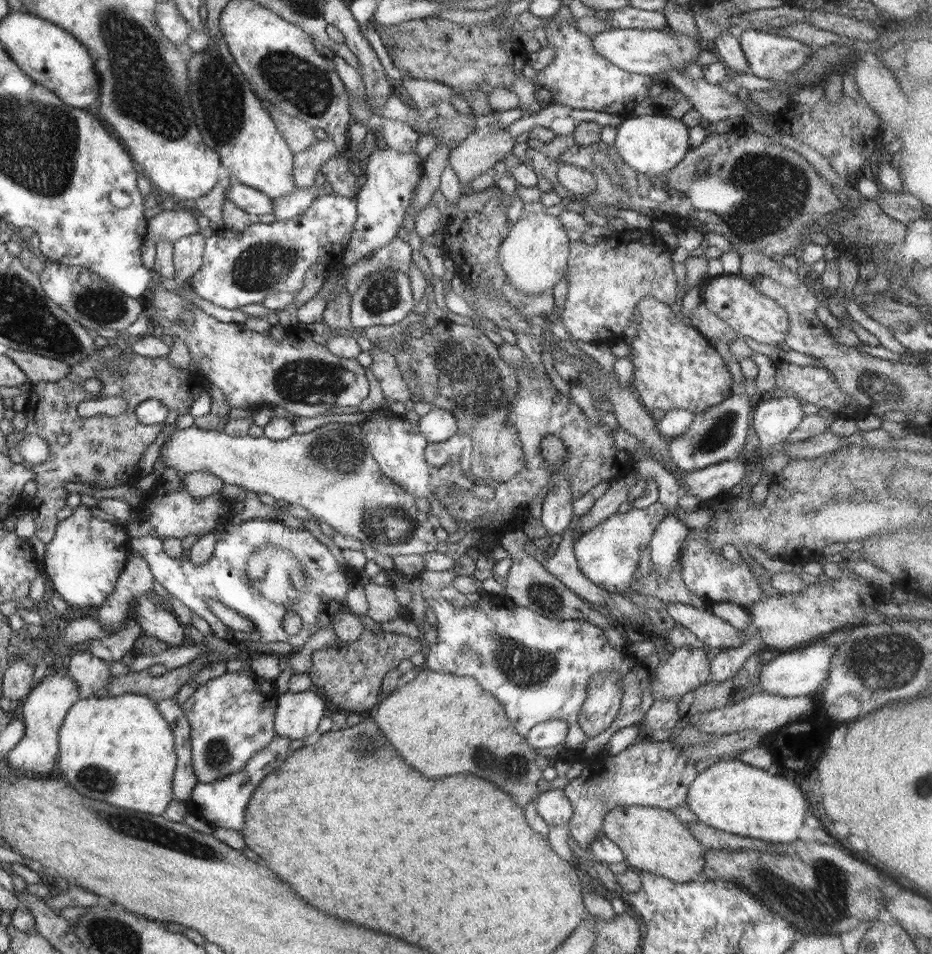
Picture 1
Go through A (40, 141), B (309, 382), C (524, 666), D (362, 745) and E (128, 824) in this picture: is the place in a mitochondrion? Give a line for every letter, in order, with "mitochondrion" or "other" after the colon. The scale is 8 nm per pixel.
A: mitochondrion
B: mitochondrion
C: mitochondrion
D: mitochondrion
E: mitochondrion

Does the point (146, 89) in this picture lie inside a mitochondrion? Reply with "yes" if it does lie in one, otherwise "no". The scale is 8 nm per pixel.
yes

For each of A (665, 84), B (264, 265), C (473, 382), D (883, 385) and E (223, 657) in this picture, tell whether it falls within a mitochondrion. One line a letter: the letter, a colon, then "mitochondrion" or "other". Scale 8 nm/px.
A: other
B: mitochondrion
C: mitochondrion
D: mitochondrion
E: other

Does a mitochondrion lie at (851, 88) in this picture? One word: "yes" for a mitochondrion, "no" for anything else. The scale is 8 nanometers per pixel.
no

